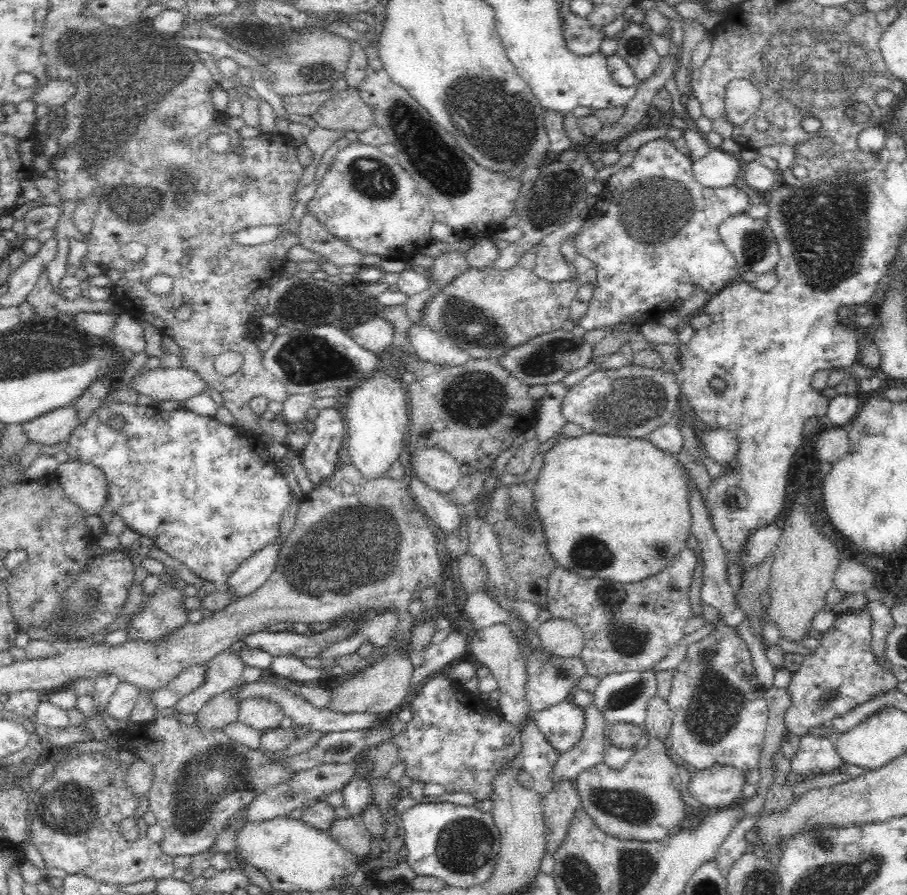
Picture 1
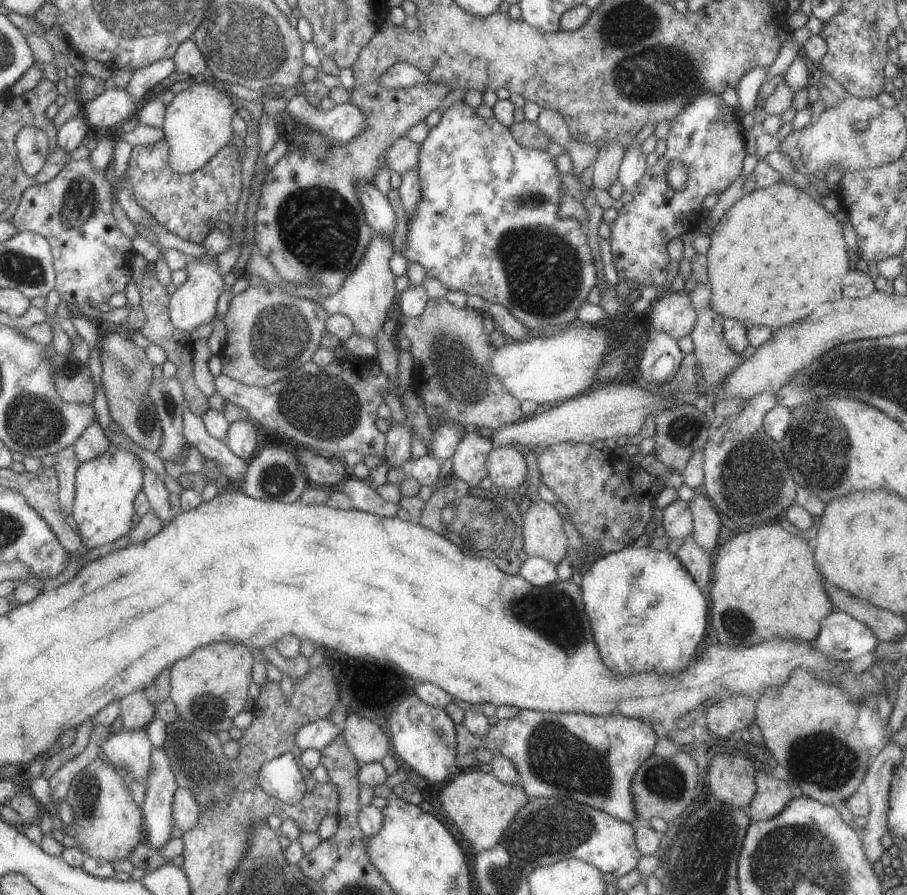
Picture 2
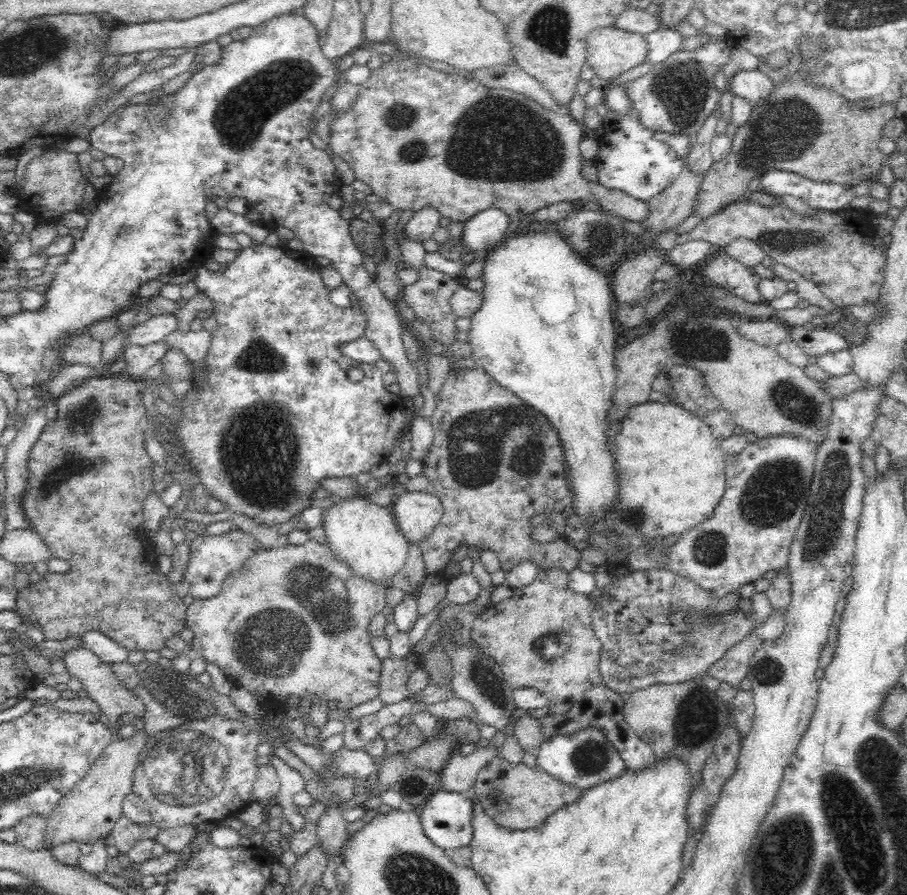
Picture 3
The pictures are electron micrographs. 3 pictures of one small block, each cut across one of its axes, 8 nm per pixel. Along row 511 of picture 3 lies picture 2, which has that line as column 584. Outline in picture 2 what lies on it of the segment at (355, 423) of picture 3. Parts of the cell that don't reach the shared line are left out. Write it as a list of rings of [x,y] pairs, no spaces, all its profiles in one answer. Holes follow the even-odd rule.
[[[457,102],[449,106],[447,110],[441,111],[440,121],[429,129],[425,140],[420,144],[417,161],[417,174],[421,196],[417,202],[417,208],[411,218],[407,218],[407,234],[405,244],[400,254],[408,263],[417,262],[423,266],[426,277],[436,278],[447,288],[457,290],[465,294],[481,296],[489,304],[499,304],[507,309],[527,330],[535,332],[539,328],[551,326],[551,328],[562,328],[576,323],[577,308],[586,302],[587,293],[595,285],[597,274],[593,266],[591,250],[587,245],[586,232],[579,228],[579,222],[574,217],[559,218],[559,197],[561,194],[561,178],[555,168],[555,161],[545,150],[533,150],[517,144],[509,127],[503,126],[492,115],[487,119],[481,119],[475,114],[475,109],[467,106],[465,102]]]

